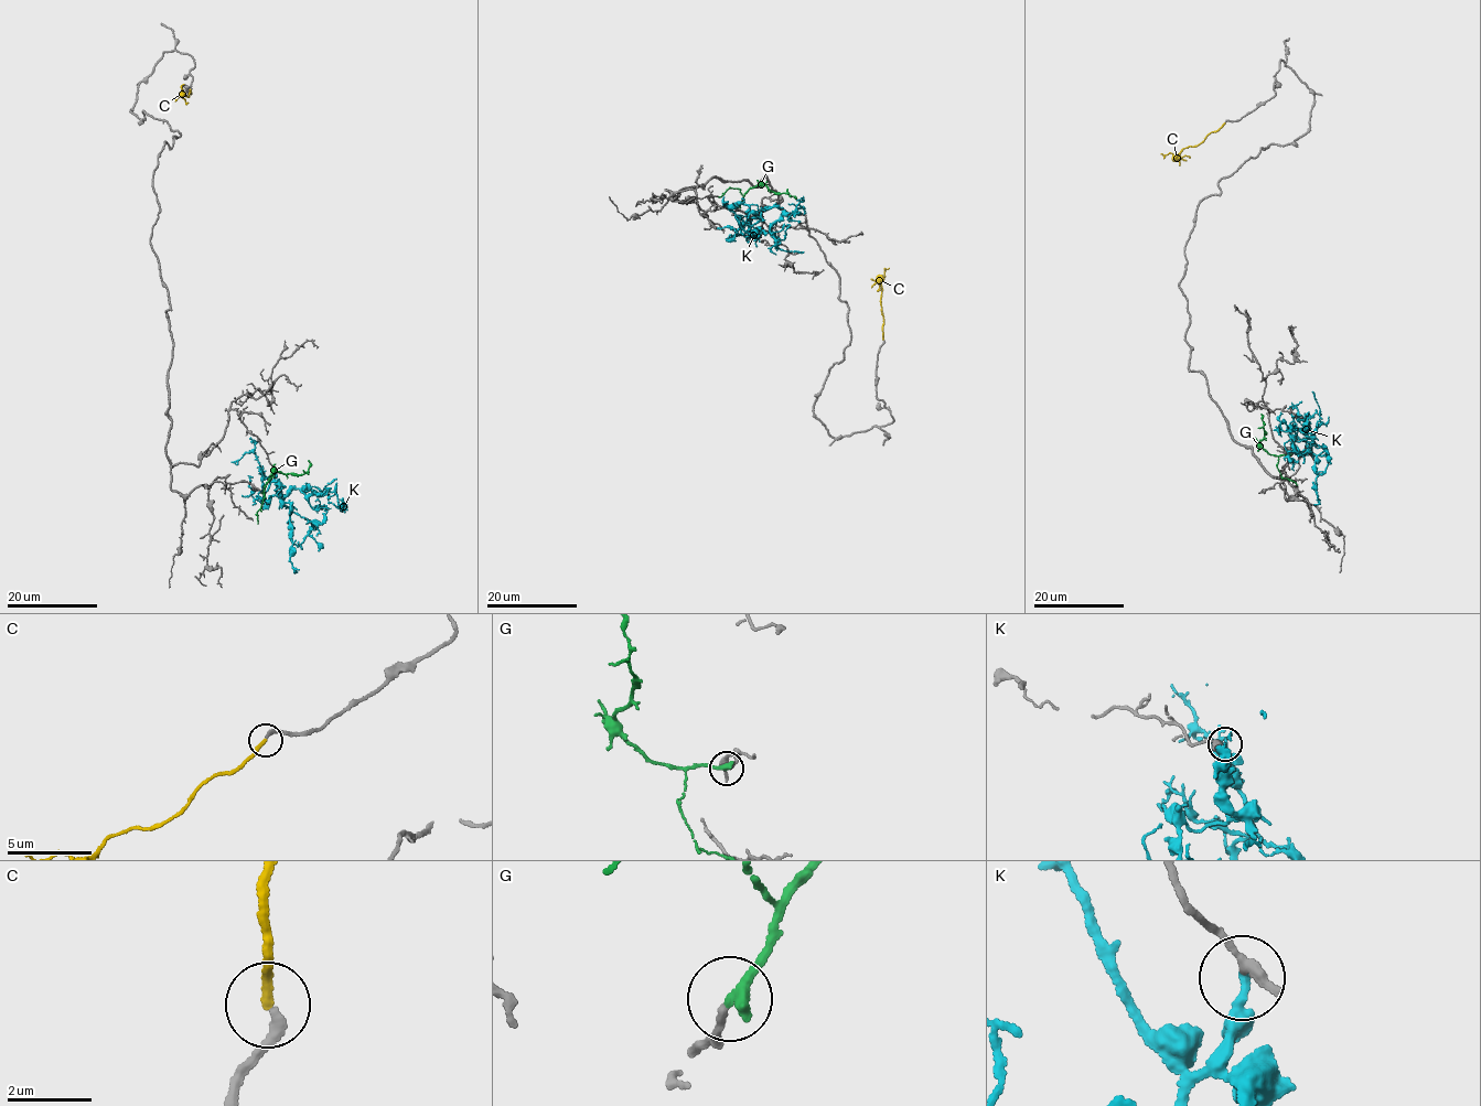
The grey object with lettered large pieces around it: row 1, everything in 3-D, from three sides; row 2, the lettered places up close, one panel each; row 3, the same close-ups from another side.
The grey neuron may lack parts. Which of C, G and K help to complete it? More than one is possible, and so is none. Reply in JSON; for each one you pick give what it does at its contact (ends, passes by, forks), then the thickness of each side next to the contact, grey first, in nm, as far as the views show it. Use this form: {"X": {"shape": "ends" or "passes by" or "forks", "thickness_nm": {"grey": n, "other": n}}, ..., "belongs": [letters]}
{"C": {"shape": "ends", "thickness_nm": {"grey": 240, "other": 200}}, "G": {"shape": "ends", "thickness_nm": {"grey": 170, "other": 360}}, "belongs": ["C", "G"]}

